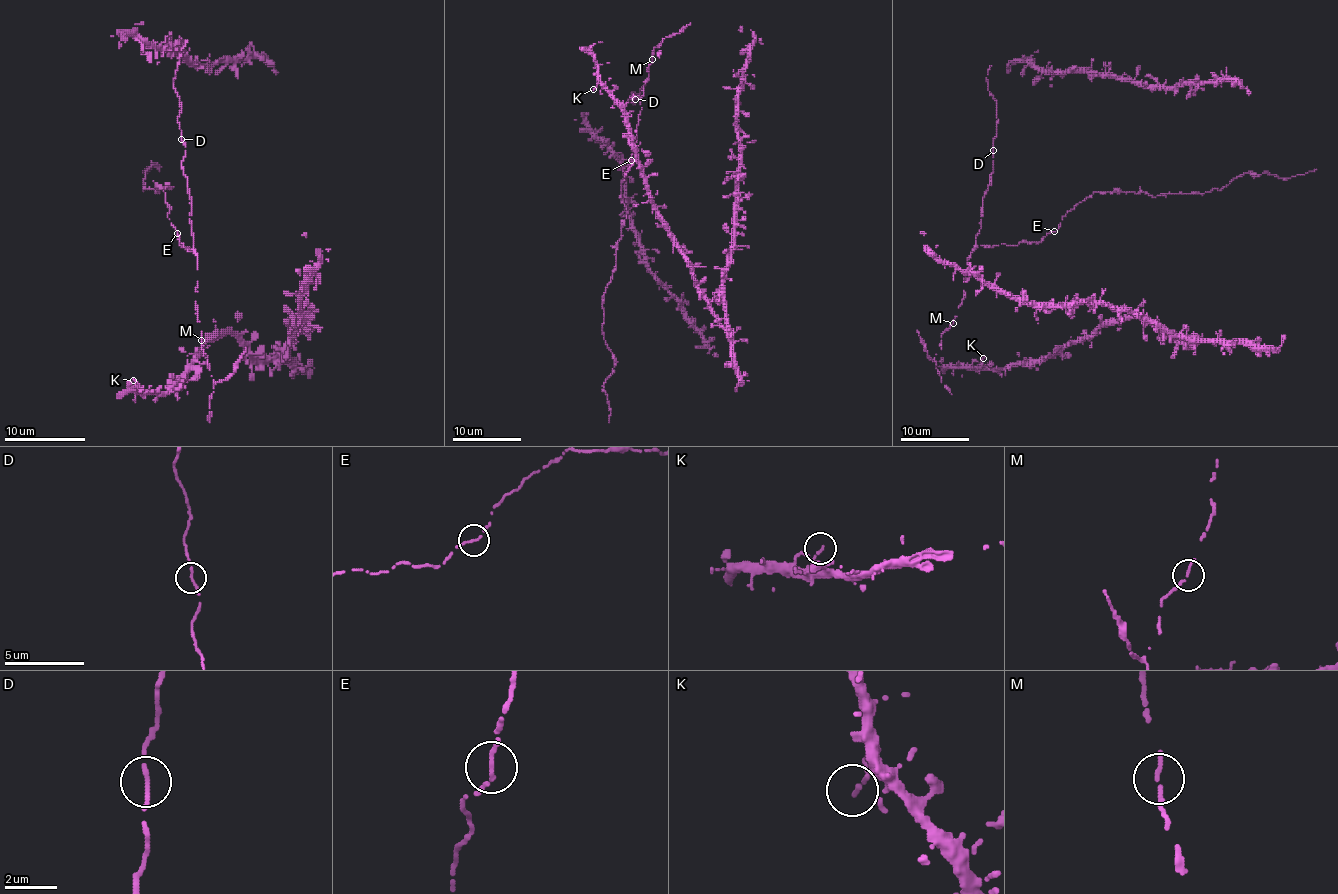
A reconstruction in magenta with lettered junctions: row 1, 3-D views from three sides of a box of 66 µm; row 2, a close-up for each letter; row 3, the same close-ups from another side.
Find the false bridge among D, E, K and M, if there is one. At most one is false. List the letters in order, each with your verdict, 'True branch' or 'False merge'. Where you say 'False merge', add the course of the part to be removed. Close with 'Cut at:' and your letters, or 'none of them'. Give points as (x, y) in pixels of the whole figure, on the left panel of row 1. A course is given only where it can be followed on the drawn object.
D: True branch
E: True branch
K: True branch
M: True branch
Cut at: none of them

